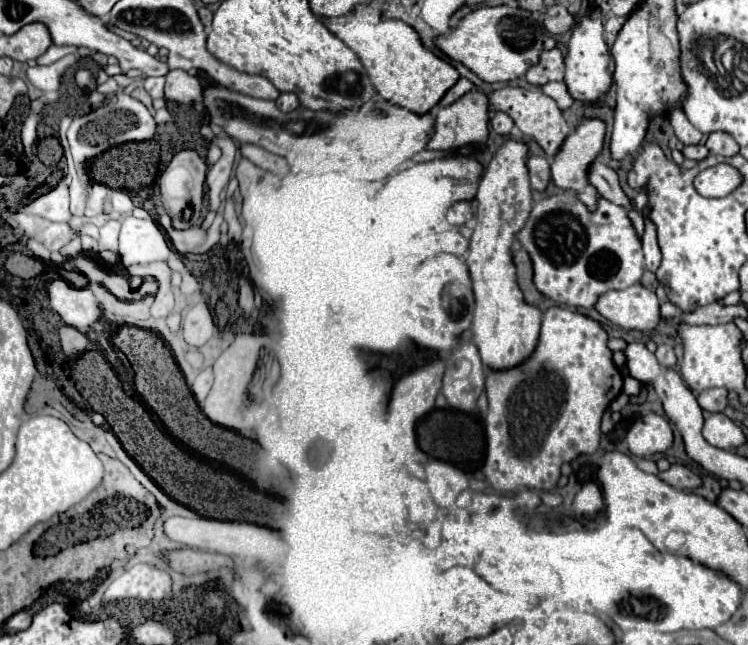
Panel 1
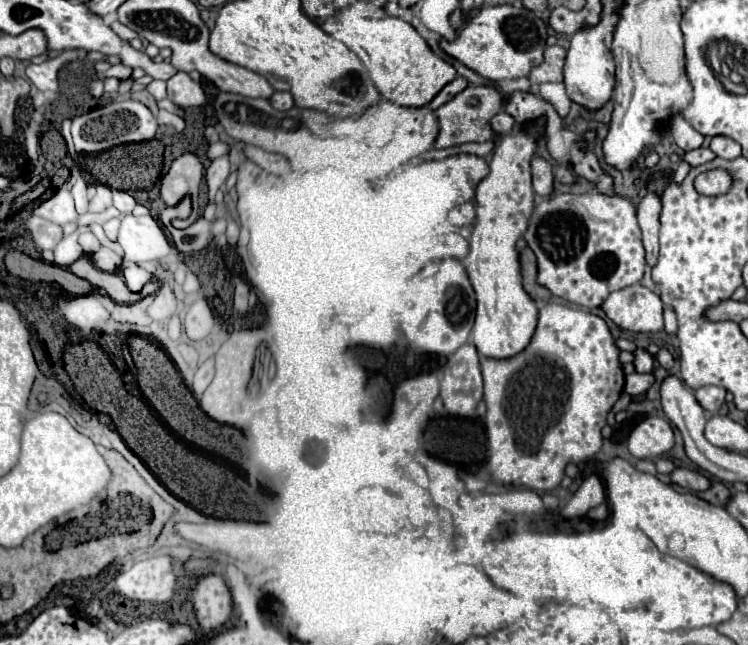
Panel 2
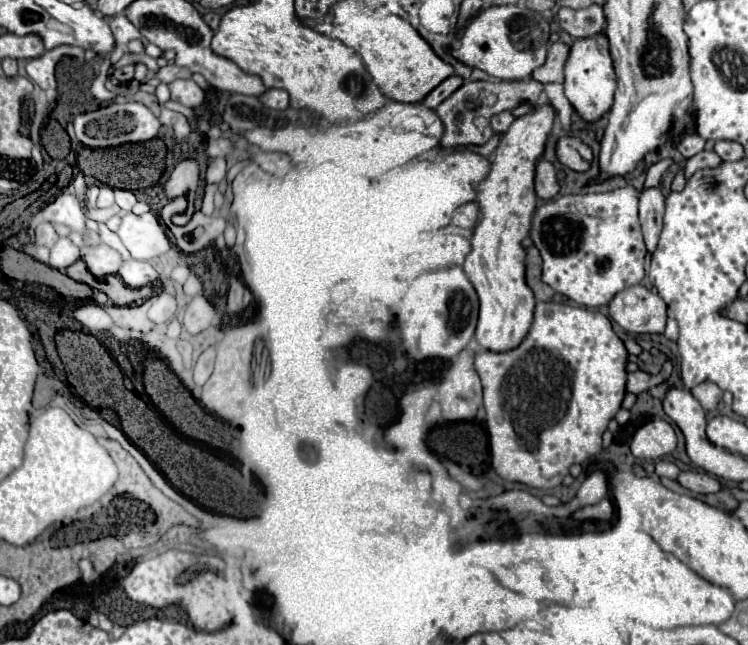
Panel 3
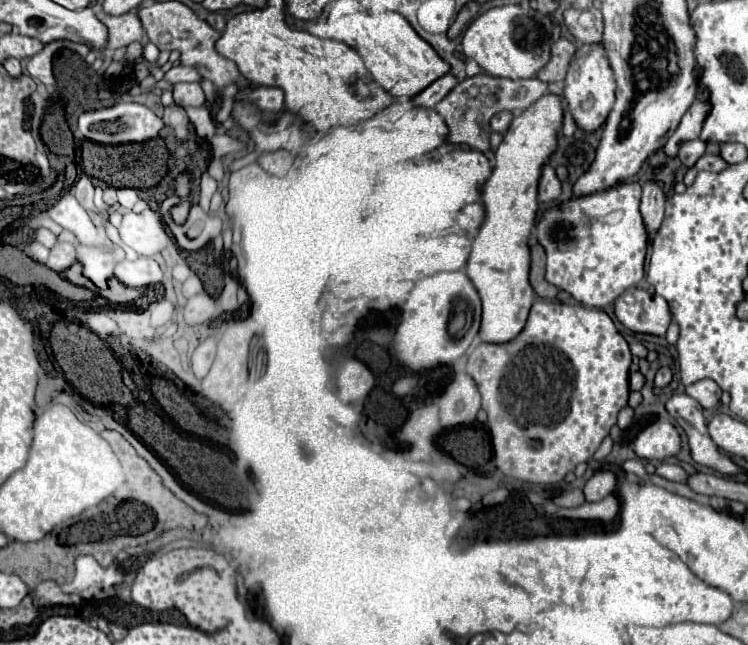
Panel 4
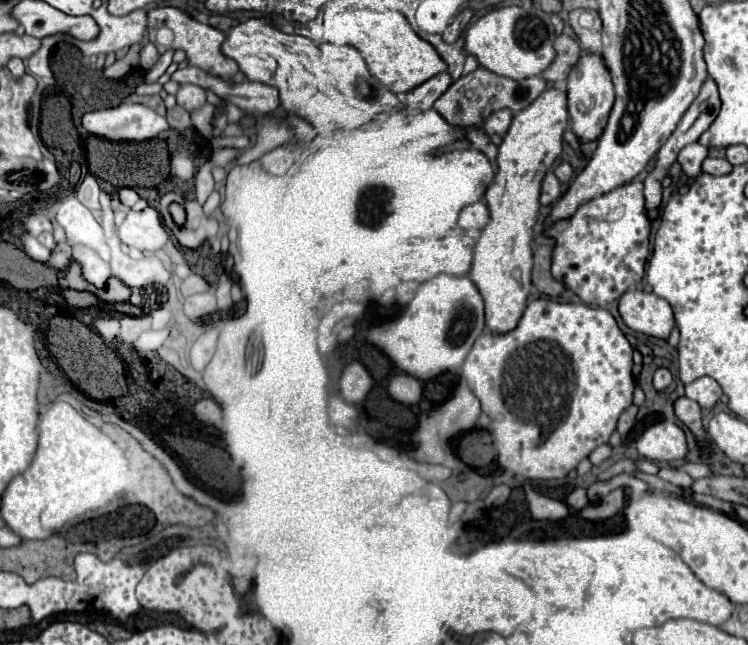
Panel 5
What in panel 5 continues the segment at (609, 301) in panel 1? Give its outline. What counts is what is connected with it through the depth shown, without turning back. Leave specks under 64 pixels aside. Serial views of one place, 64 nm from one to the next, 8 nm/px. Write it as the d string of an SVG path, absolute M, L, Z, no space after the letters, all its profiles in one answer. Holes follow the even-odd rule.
M642 290L622 294L618 310L628 328L654 338L666 340L676 326L672 306L664 298L646 294Z

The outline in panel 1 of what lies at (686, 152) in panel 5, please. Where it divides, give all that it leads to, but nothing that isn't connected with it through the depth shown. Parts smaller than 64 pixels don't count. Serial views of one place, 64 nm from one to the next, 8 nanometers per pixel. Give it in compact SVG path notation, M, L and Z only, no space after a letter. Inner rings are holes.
M680 108L672 110L672 112L668 114L668 118L670 118L670 124L672 124L672 128L674 128L676 138L678 138L684 146L700 144L700 140L702 140L702 132L696 130L696 128L688 122L686 114L684 114Z

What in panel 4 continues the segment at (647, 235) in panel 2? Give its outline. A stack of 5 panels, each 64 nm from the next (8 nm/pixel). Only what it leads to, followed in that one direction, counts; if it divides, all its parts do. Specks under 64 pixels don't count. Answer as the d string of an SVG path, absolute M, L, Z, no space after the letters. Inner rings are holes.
M648 180L644 184L640 212L642 212L642 218L644 218L644 224L648 228L650 238L654 238L654 234L660 228L662 218L664 218L664 192L660 190L656 180Z

